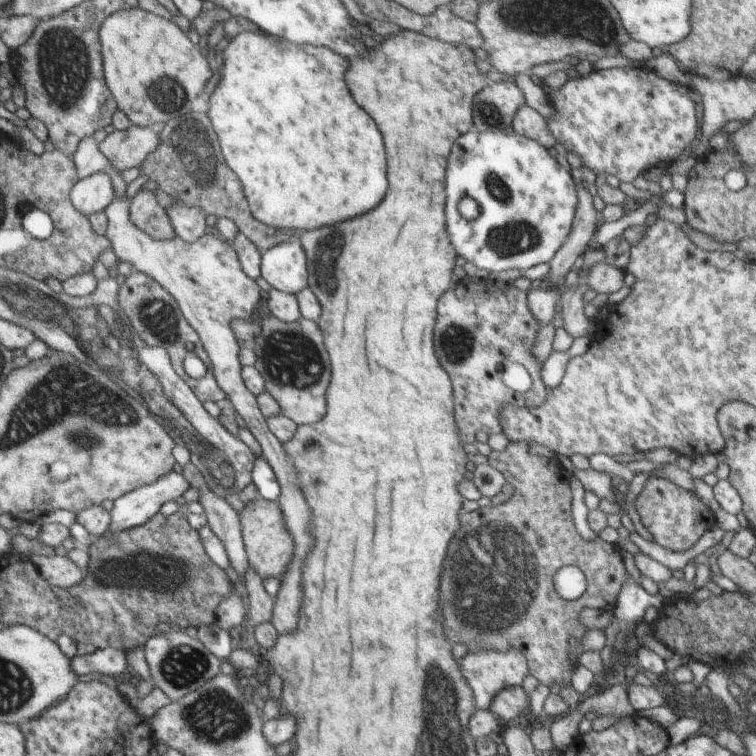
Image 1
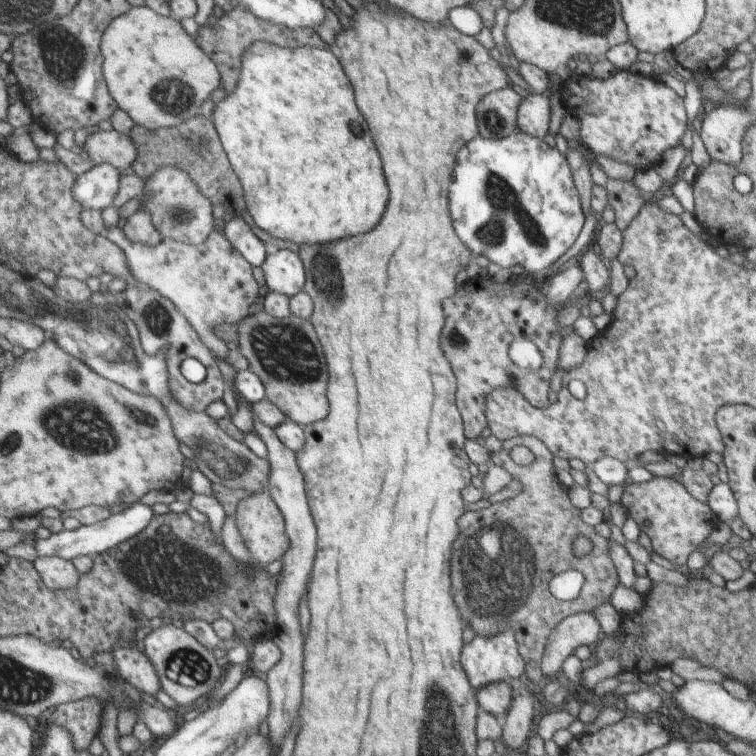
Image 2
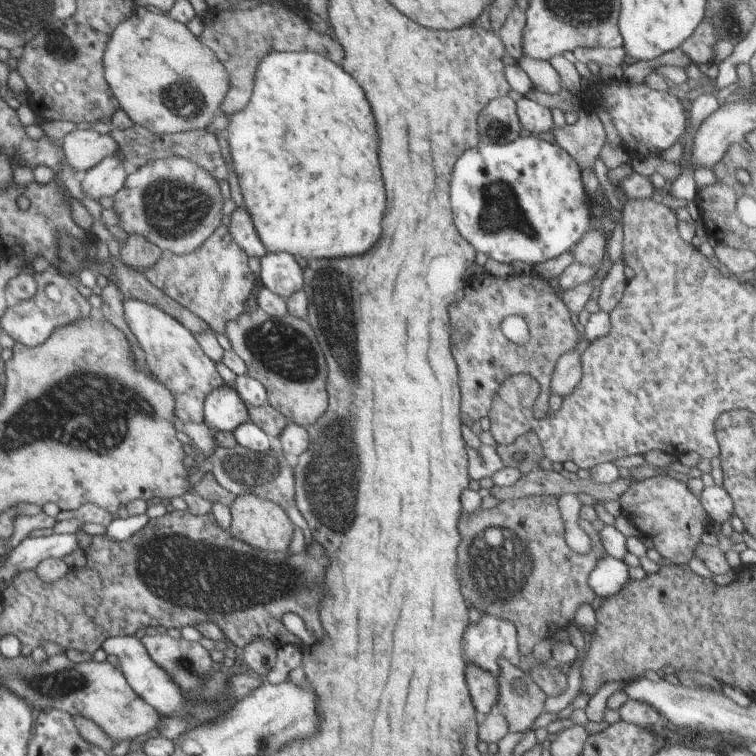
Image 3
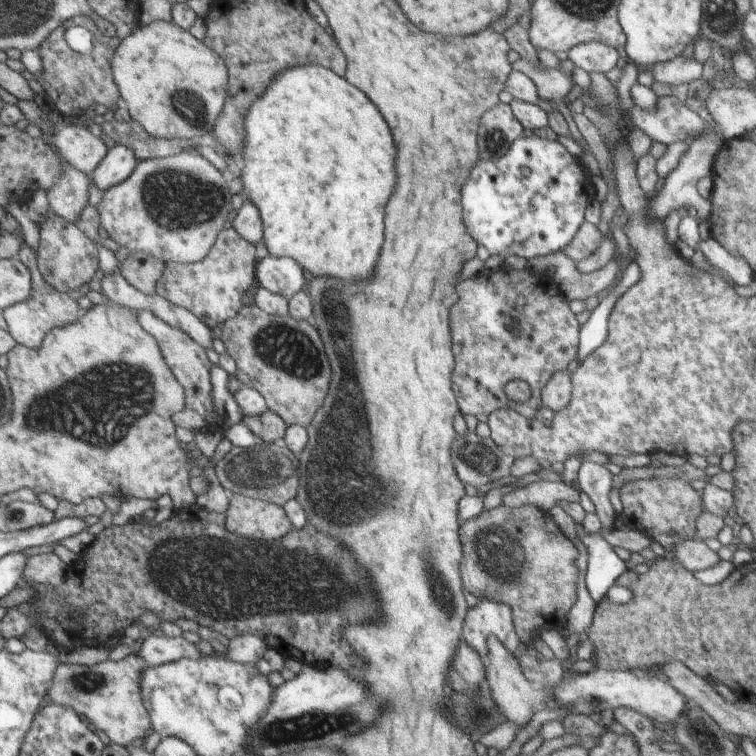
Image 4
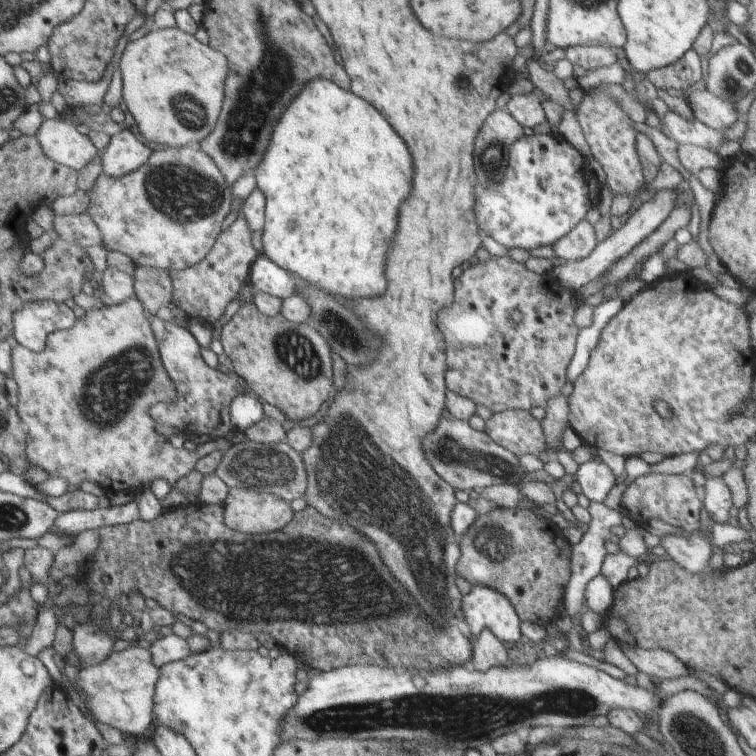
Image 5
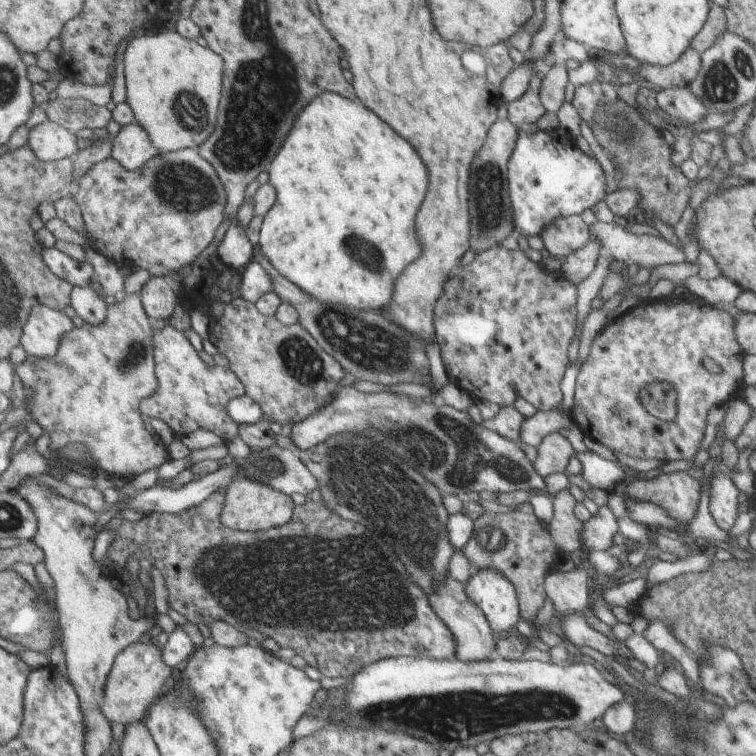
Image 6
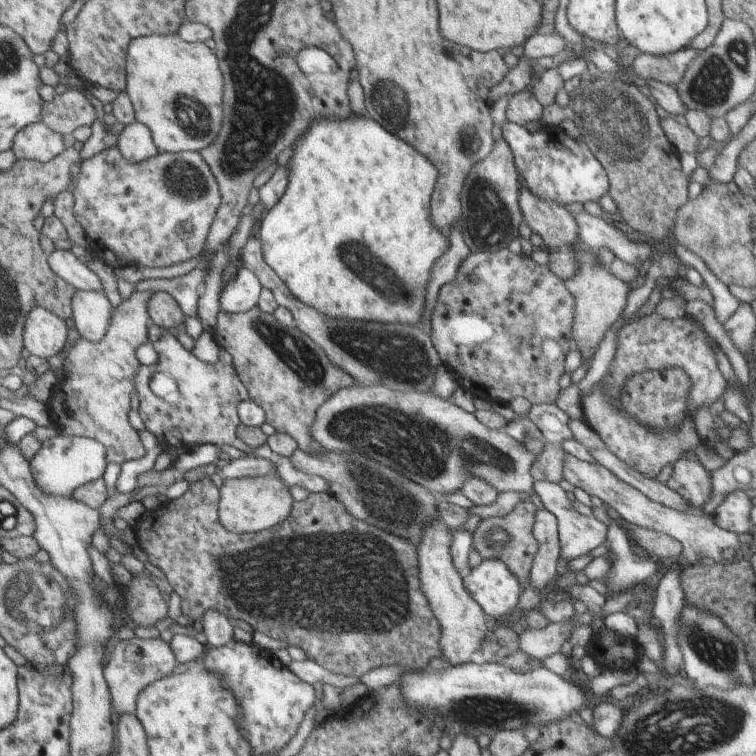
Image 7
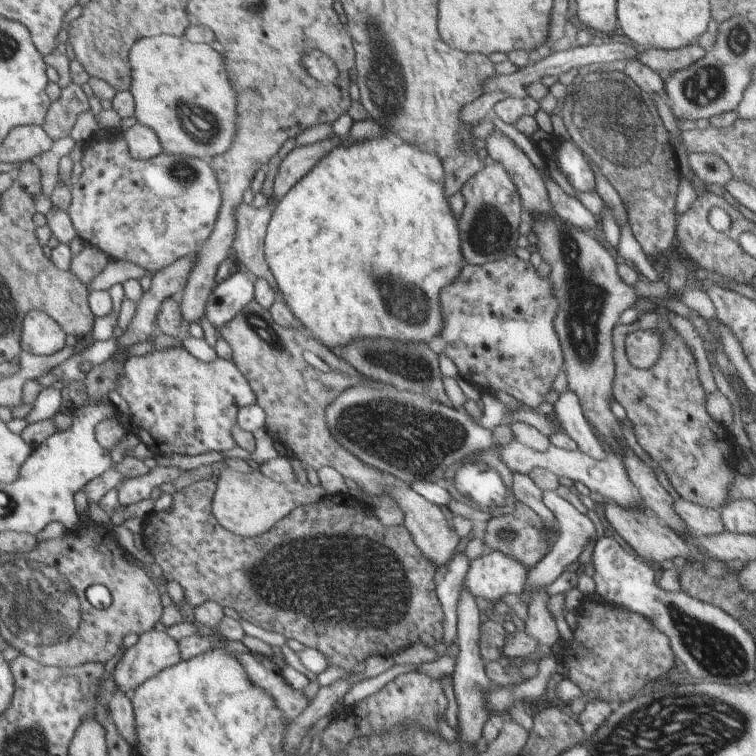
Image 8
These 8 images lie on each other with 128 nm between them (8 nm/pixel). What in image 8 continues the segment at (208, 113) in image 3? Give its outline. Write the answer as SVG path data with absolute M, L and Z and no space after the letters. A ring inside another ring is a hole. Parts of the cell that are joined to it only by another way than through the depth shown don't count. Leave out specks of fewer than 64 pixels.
M155 35L143 37L134 44L129 57L132 68L132 90L135 116L140 125L154 130L162 151L200 159L213 158L227 152L235 138L236 98L225 68L225 56L210 45L189 42L184 36Z

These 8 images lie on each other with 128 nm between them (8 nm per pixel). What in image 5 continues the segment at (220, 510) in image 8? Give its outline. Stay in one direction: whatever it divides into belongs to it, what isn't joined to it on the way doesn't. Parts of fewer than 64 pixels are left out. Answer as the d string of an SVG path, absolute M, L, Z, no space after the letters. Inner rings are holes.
M234 486L223 503L224 522L242 533L276 531L294 516L290 503L254 487Z

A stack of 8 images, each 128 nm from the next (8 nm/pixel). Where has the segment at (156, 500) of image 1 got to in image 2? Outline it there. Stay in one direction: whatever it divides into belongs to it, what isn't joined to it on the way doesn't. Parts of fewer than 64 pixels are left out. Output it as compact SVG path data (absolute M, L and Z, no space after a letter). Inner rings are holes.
M133 502L132 506L126 506L120 513L113 514L110 518L102 520L102 522L93 525L82 525L73 531L58 531L46 539L36 538L34 548L37 558L40 558L40 556L57 556L67 561L71 561L76 556L84 555L91 555L95 558L97 555L118 546L121 542L136 536L144 527L150 524L150 520L154 515L151 506L146 506L142 502Z

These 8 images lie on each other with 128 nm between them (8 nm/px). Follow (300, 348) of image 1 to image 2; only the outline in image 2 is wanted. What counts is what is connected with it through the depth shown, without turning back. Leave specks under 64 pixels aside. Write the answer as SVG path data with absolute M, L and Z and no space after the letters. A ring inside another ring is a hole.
M261 311L246 316L235 325L238 332L237 350L248 360L249 371L256 374L265 386L265 397L277 406L287 419L293 420L302 427L324 420L328 416L328 400L326 400L328 366L324 360L320 340L310 321L294 315L288 318L274 318L266 311Z

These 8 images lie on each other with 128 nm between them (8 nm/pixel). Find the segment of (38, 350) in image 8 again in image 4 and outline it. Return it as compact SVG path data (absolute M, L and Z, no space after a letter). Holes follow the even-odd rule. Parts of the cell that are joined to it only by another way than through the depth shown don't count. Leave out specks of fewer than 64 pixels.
M32 256L32 262L34 262L34 268L30 266L29 270L32 270L32 288L28 298L22 302L8 305L2 309L2 314L8 324L8 330L12 338L26 348L40 348L44 335L50 332L53 328L62 328L68 326L68 324L74 324L77 320L80 320L81 316L84 316L86 310L81 309L78 306L77 300L73 300L69 294L58 292L56 288L52 288L48 282L42 278L40 271L36 268L36 260Z

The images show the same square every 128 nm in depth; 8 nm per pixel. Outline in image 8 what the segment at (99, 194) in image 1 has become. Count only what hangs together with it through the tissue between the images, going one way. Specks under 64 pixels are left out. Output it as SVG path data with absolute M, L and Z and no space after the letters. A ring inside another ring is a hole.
M137 123L135 126L122 132L122 136L129 144L130 155L137 160L151 160L158 157L162 151L159 139L156 137L154 130Z

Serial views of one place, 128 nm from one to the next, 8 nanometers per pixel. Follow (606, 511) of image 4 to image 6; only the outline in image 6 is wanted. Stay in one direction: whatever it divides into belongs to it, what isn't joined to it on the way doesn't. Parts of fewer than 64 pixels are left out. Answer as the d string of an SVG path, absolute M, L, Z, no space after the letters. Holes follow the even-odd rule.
M588 451L575 452L582 464L582 478L598 490L611 492L614 486L624 479L624 470L610 461L600 457L598 454Z

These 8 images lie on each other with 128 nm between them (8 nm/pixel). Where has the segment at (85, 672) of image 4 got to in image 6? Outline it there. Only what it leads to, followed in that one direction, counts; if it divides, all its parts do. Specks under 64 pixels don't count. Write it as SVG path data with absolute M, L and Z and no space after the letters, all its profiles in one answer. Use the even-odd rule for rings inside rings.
M149 641L135 642L126 646L122 652L116 655L111 671L106 679L104 686L104 698L100 704L102 714L108 722L116 724L132 724L132 722L144 721L146 714L149 713L150 704L154 698L164 692L166 684L171 682L172 676L177 671L170 668L162 660L162 648Z

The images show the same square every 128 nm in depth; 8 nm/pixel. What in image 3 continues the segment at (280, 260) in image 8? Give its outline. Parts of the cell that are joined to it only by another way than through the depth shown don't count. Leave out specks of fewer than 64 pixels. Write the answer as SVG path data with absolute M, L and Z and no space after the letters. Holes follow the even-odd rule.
M271 51L263 56L255 69L252 90L254 92L246 108L229 116L225 137L230 147L234 172L240 181L245 210L264 247L270 253L286 252L292 257L301 256L307 260L354 256L366 252L378 240L378 234L382 230L380 222L386 210L386 192L378 164L378 138L372 122L372 112L358 82L350 74L346 74L340 66L336 66L332 60L328 60L325 55L313 51Z

